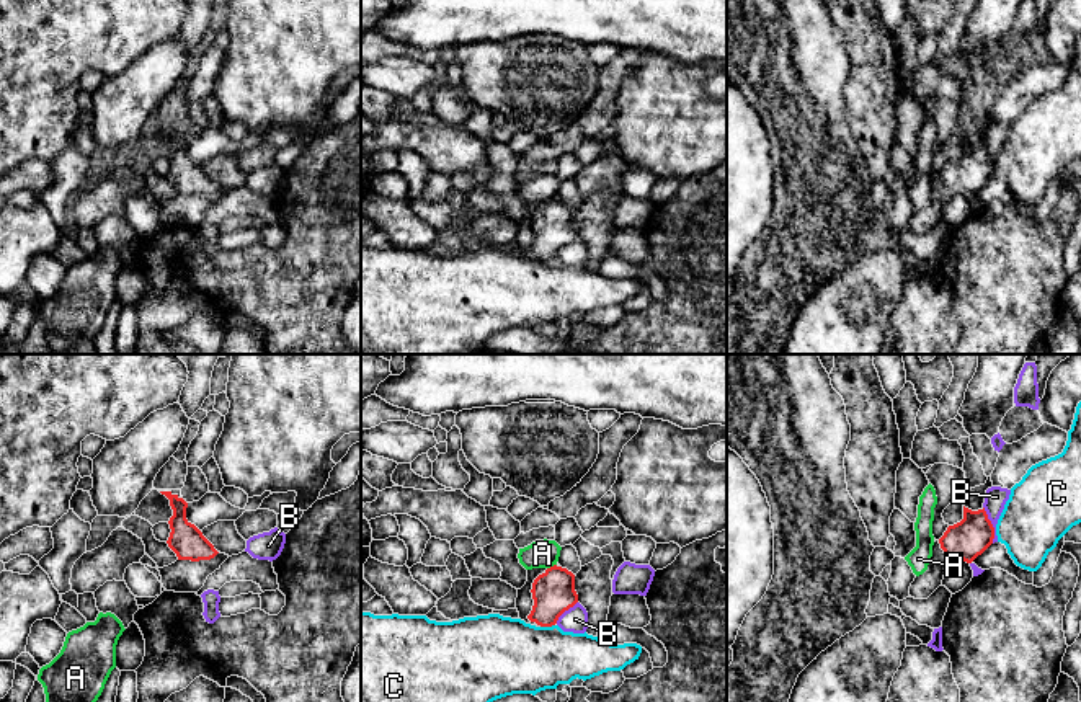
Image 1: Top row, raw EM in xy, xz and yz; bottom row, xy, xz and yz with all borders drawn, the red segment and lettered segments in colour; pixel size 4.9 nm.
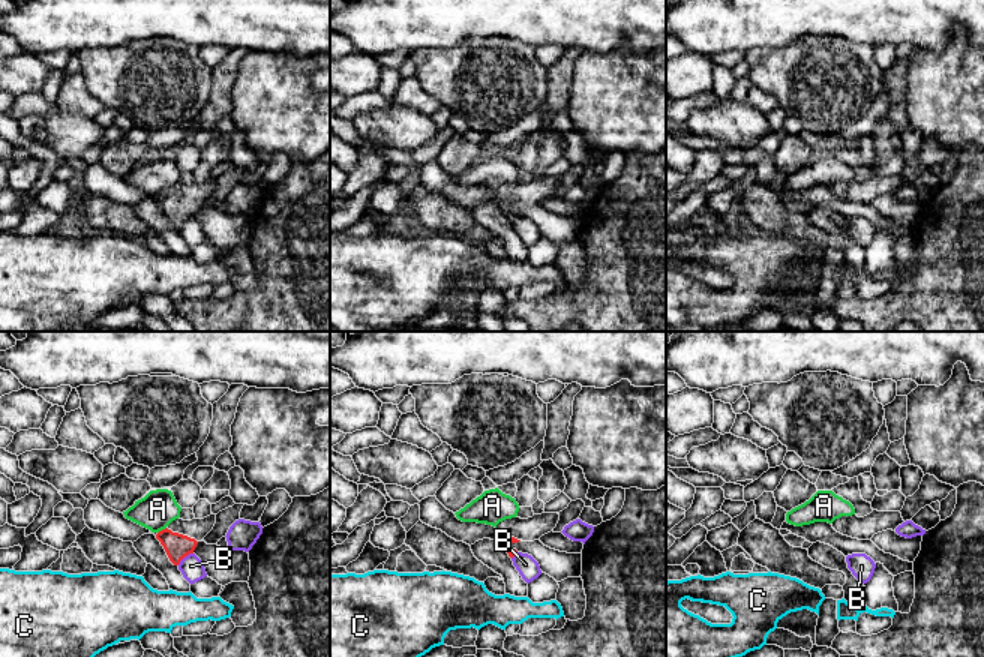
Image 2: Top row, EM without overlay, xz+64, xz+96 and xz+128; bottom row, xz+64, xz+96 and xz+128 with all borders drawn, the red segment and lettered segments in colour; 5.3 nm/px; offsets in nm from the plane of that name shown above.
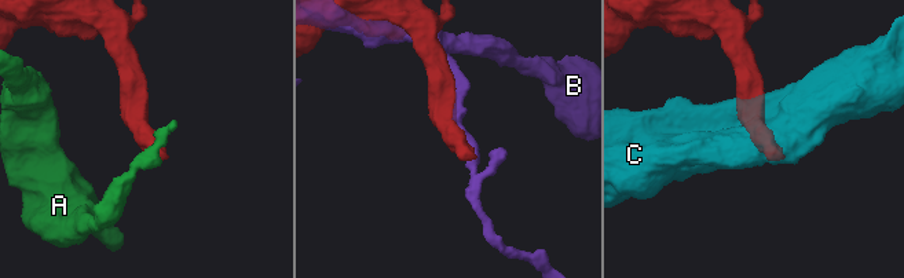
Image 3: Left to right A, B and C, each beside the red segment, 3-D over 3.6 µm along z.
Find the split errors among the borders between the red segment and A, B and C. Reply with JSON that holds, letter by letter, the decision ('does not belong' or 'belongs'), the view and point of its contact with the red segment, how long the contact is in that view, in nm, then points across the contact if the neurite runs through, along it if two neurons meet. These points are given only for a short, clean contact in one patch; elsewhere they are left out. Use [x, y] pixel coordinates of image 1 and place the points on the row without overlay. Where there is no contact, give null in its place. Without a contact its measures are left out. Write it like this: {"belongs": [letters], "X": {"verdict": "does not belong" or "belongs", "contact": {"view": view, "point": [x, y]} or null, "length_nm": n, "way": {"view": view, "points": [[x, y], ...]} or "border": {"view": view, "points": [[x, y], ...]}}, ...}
{"belongs": [], "A": {"verdict": "does not belong", "contact": {"view": "xz", "point": [551, 201]}, "length_nm": 50, "border": {"view": "xz", "points": [[556, 198], [547, 203]]}}, "B": {"verdict": "does not belong", "contact": {"view": "yz", "point": [992, 159]}, "length_nm": 190}, "C": {"verdict": "does not belong", "contact": {"view": "xz", "point": [547, 260]}, "length_nm": 70}}

